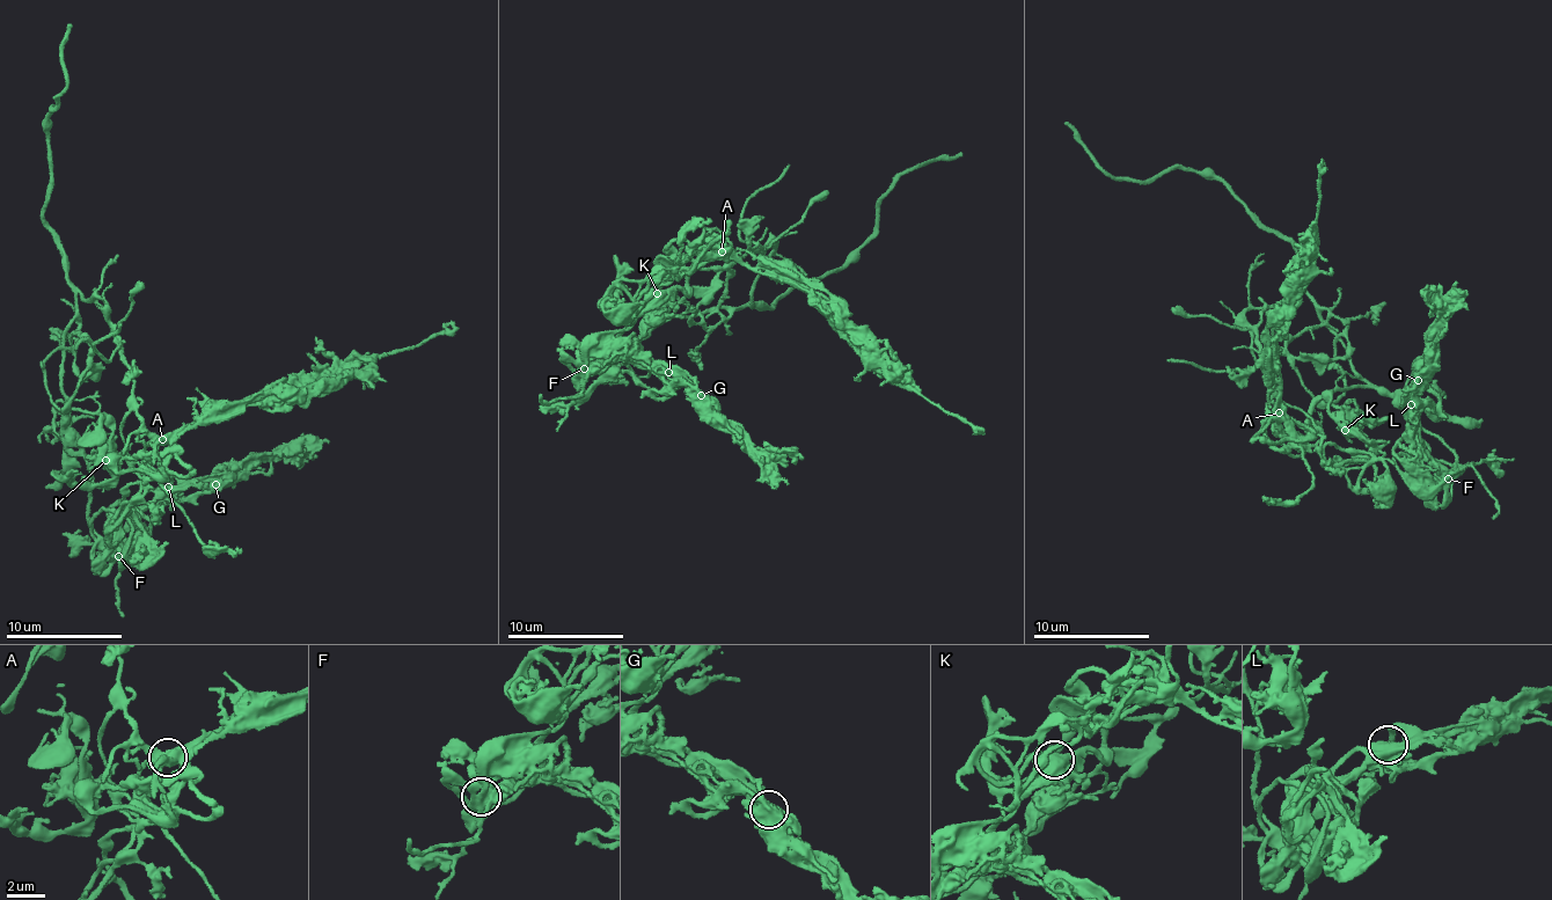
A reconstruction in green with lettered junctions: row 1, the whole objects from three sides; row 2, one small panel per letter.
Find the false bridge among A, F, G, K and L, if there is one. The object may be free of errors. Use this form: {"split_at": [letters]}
{"split_at": []}

